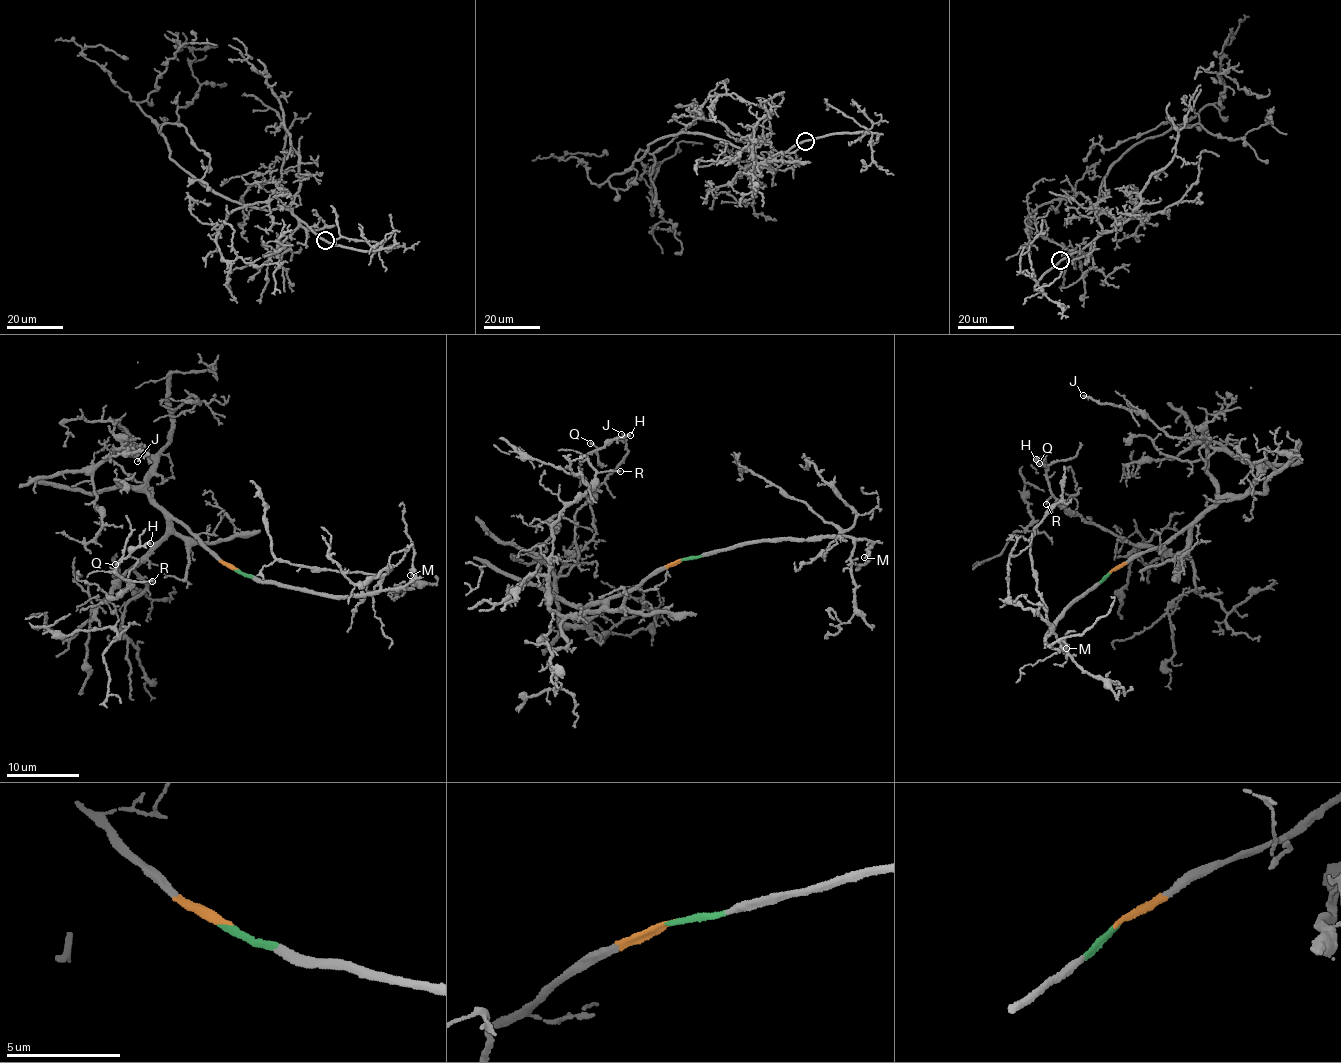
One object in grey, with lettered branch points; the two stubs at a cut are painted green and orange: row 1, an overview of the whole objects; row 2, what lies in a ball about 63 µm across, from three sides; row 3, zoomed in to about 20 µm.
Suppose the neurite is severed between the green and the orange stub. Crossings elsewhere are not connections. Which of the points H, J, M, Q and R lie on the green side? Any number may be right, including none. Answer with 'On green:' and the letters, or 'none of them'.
On green: M

